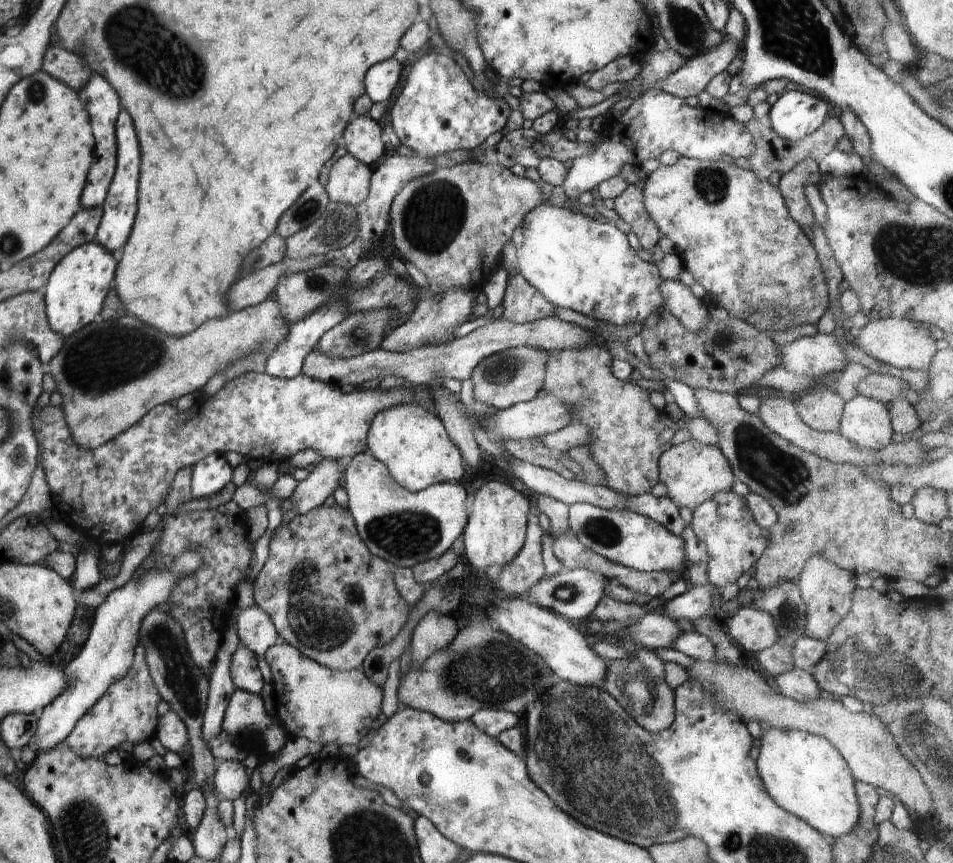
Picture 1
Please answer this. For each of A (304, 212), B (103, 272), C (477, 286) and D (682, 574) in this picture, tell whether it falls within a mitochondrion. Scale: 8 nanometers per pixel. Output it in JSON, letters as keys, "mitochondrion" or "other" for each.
{"A":"mitochondrion","B":"other","C":"other","D":"other"}

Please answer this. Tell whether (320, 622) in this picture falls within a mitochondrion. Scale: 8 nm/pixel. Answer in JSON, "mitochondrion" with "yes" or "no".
{"mitochondrion":"yes"}

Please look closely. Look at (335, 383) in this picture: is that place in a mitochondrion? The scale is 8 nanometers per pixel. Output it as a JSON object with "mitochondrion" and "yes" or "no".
{"mitochondrion":"no"}

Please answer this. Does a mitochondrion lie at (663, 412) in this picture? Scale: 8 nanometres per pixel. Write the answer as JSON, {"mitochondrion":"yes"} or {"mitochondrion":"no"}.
{"mitochondrion":"no"}

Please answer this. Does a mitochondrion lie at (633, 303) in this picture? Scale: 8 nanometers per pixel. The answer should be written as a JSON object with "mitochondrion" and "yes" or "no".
{"mitochondrion":"yes"}

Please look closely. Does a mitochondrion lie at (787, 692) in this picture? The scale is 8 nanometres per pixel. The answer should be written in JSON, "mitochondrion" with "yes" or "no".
{"mitochondrion":"no"}

